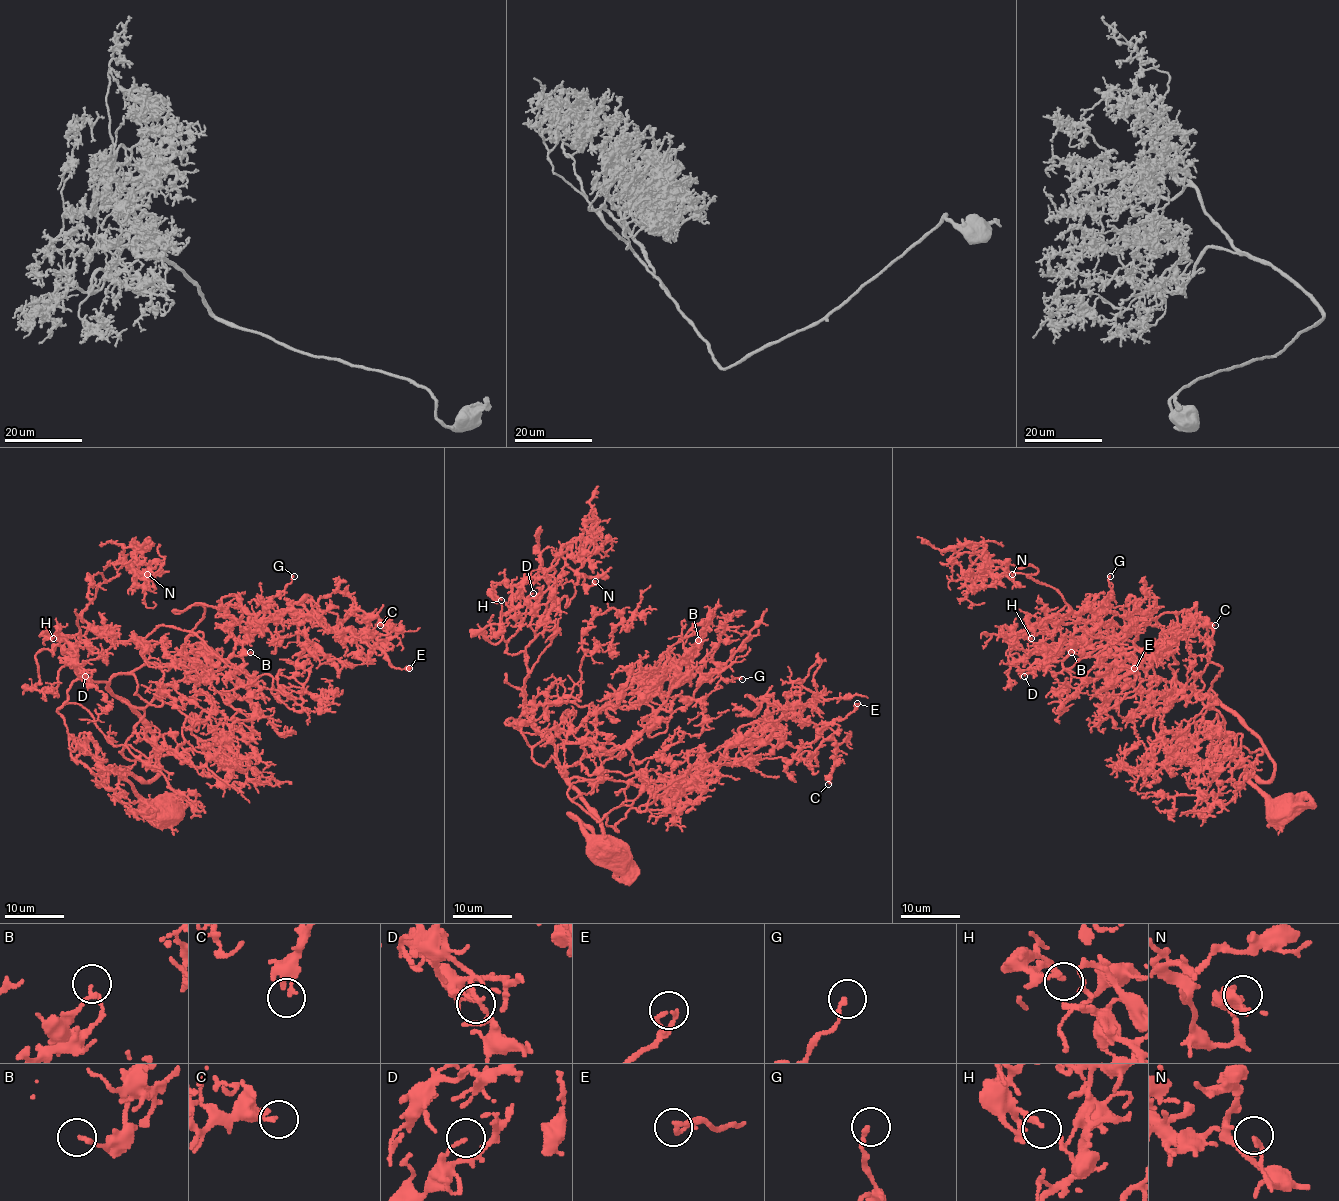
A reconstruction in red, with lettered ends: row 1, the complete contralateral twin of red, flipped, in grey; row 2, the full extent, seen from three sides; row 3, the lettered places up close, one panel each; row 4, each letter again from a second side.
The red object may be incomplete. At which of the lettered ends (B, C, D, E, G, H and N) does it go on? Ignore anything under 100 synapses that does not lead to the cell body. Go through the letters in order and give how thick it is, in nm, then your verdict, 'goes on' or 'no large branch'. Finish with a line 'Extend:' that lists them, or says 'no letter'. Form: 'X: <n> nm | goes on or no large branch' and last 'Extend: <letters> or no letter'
B: 170 nm | no large branch
C: 260 nm | no large branch
D: 130 nm | no large branch
E: 220 nm | no large branch
G: 180 nm | no large branch
H: 170 nm | no large branch
N: 180 nm | no large branch
Extend: no letter

